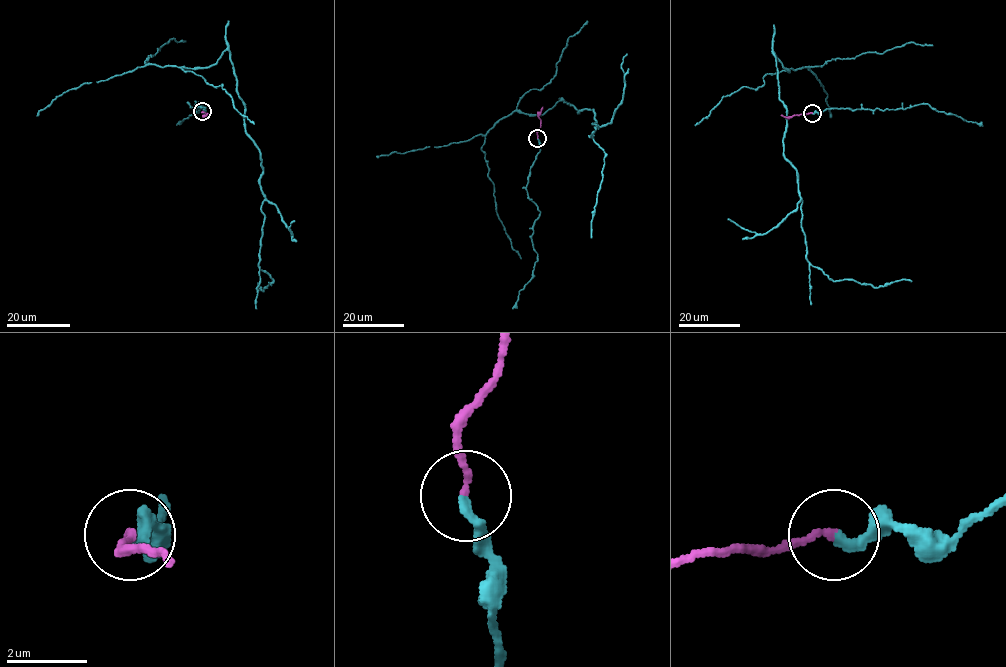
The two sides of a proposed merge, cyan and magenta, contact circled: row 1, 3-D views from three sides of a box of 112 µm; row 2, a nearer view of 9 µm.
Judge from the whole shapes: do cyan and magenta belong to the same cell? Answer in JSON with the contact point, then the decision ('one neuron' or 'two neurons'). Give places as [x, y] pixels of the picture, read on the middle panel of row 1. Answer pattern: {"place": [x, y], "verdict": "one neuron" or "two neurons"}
{"place": [537, 138], "verdict": "one neuron"}

